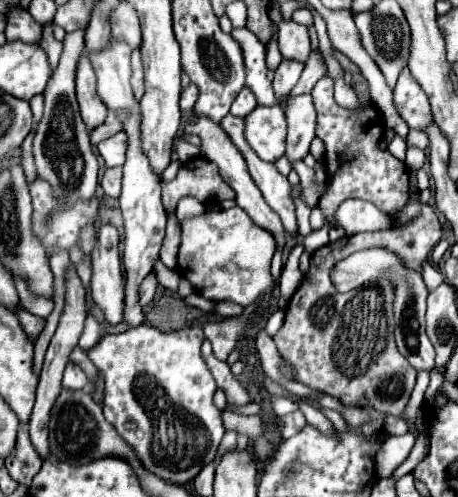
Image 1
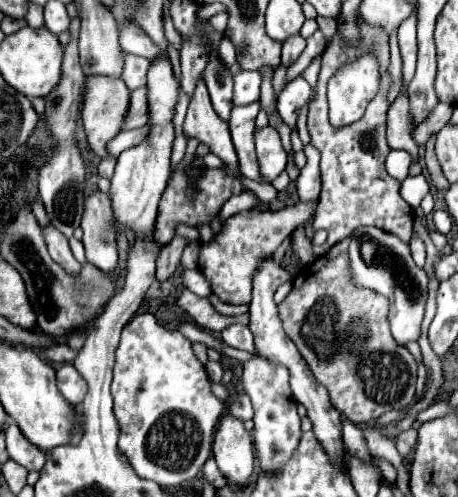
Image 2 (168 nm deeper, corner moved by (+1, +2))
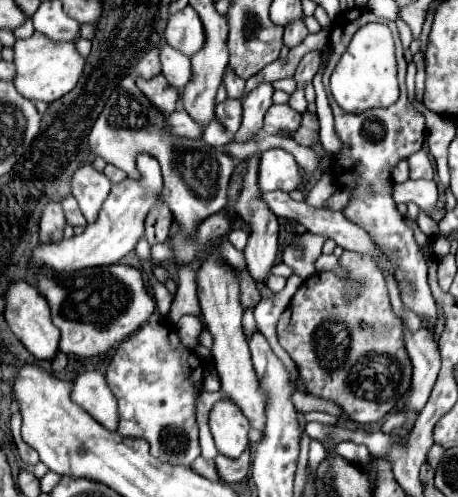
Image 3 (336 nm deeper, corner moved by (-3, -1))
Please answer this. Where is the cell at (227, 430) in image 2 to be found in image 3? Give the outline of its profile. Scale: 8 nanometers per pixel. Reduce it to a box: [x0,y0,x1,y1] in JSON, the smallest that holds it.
[209,399,249,459]

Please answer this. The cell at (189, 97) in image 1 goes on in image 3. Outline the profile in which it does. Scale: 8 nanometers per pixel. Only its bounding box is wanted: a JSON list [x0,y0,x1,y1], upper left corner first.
[165,5,205,57]

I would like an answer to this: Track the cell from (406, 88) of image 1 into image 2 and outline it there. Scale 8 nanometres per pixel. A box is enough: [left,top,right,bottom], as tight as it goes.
[399,14,417,86]

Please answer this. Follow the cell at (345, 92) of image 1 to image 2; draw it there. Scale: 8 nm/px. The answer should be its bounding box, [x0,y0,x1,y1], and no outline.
[315,16,337,42]

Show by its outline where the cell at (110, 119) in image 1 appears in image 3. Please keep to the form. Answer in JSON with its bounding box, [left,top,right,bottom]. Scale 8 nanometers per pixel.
[137,75,177,115]

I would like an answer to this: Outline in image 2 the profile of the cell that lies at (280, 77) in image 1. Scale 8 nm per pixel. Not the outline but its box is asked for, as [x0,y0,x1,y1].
[281,34,305,66]

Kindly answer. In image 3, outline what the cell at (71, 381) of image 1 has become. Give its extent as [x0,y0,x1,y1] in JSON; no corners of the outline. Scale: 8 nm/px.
[71,371,117,431]

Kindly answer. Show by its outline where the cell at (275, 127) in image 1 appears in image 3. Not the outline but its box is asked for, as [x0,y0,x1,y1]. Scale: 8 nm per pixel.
[259,149,301,191]

